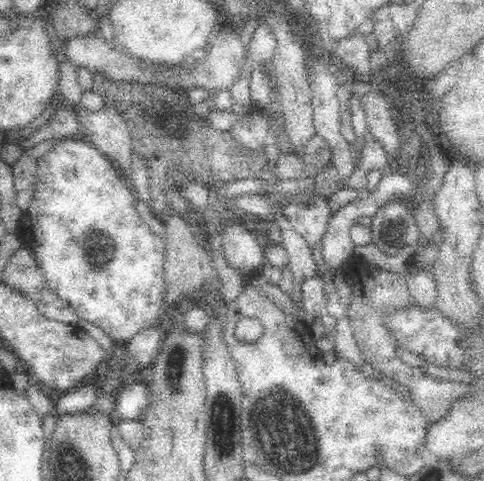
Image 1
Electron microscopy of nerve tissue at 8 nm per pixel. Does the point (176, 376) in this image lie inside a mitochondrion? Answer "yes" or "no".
yes

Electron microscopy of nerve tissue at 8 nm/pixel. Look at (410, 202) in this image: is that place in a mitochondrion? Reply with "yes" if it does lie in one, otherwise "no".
no

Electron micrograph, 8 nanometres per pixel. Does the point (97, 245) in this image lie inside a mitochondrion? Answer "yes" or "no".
yes

